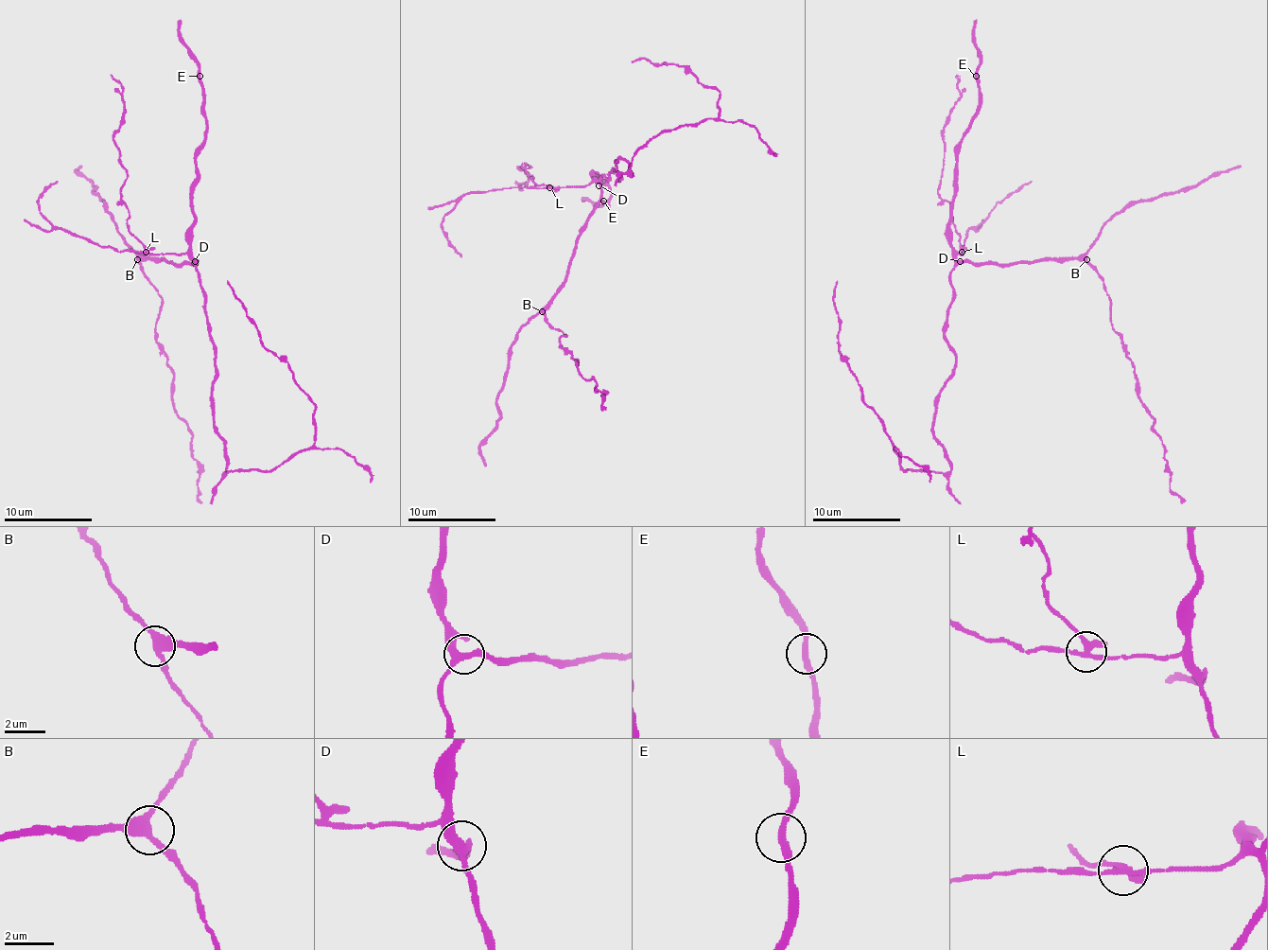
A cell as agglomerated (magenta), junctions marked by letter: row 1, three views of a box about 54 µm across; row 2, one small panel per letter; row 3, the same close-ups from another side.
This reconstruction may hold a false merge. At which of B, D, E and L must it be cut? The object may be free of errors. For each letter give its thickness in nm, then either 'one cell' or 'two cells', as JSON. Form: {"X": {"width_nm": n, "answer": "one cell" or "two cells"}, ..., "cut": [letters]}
{"B": {"width_nm": 340, "answer": "one cell"}, "D": {"width_nm": 280, "answer": "one cell"}, "E": {"width_nm": 280, "answer": "one cell"}, "L": {"width_nm": 240, "answer": "two cells"}, "cut": ["L"]}

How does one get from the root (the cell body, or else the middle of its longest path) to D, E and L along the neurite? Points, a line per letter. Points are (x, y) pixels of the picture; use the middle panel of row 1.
D: (612, 172), (601, 179), (599, 185)
E: (612, 172), (605, 179), (595, 176), (597, 174), (597, 179), (610, 192), (608, 203), (603, 201)
L: (612, 172), (605, 179), (595, 179), (585, 185), (550, 187)

